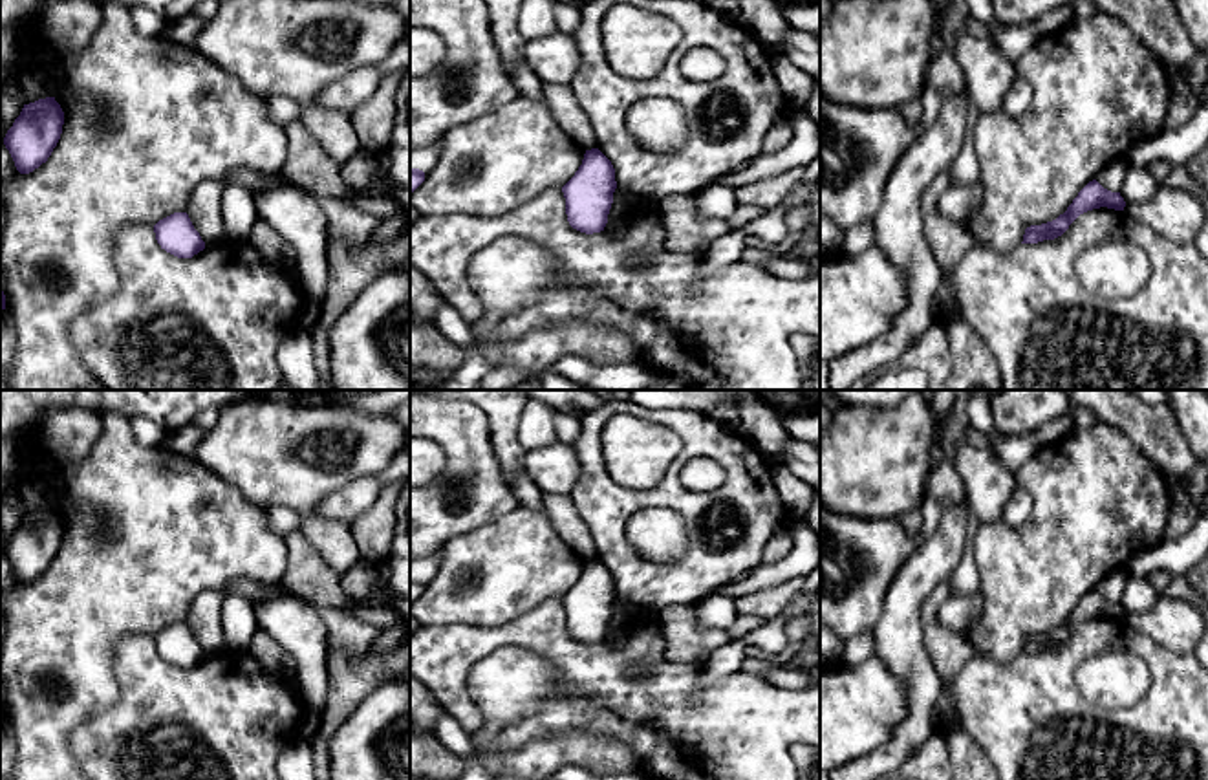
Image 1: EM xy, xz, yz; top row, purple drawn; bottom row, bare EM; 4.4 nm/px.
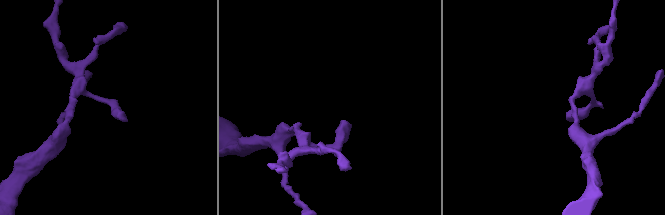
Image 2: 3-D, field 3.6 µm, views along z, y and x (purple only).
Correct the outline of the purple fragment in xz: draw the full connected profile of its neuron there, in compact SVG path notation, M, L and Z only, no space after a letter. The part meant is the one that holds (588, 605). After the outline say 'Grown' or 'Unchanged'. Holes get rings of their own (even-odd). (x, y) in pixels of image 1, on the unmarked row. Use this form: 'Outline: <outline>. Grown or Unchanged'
Outline: M599 558L586 560L582 575L562 597L569 635L586 645L604 641L615 599L611 571Z. Unchanged

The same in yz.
Outline: M1093 590L1078 602L1067 621L1056 630L1027 637L1021 654L1054 650L1062 646L1080 624L1100 617L1124 621L1126 612L1120 602L1111 602L1104 599L1096 590Z. Unchanged

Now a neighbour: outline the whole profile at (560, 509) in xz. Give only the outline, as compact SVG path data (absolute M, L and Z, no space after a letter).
M544 494L544 513L560 538L584 560L597 558L591 533L580 518L571 494Z

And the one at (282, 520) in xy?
M273 505L264 509L269 520L269 527L282 538L300 529L300 515L284 505Z

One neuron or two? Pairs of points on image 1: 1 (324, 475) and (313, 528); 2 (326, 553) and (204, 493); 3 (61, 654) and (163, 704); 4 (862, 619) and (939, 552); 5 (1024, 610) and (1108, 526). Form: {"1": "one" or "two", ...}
{"1": "one", "2": "two", "3": "two", "4": "two", "5": "one"}

